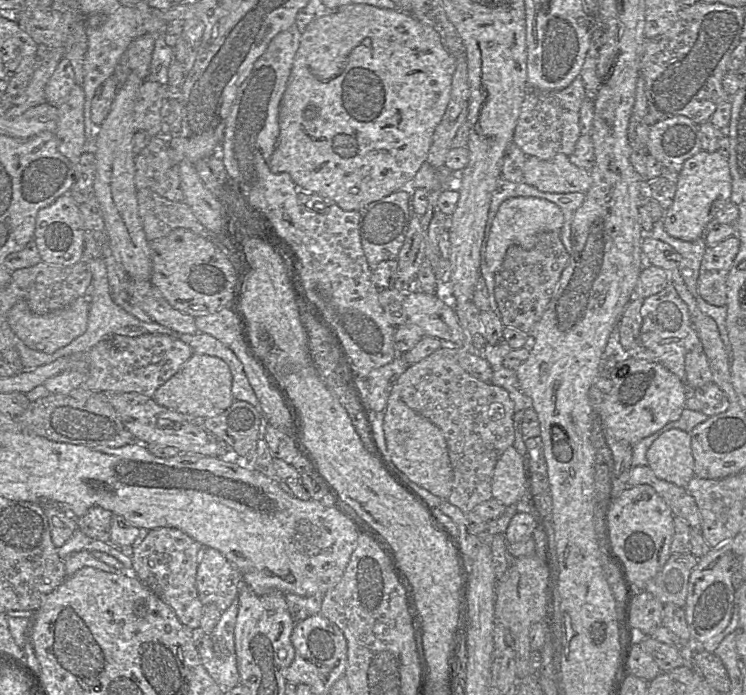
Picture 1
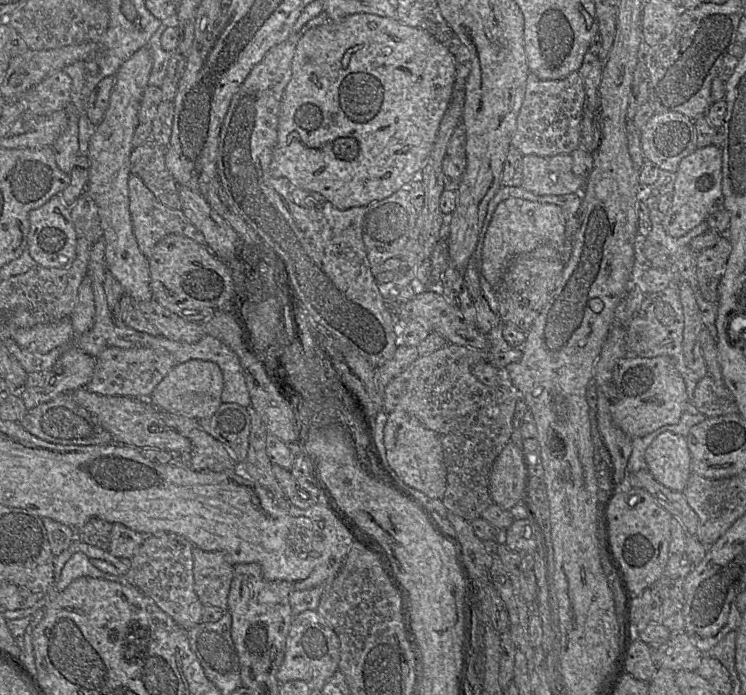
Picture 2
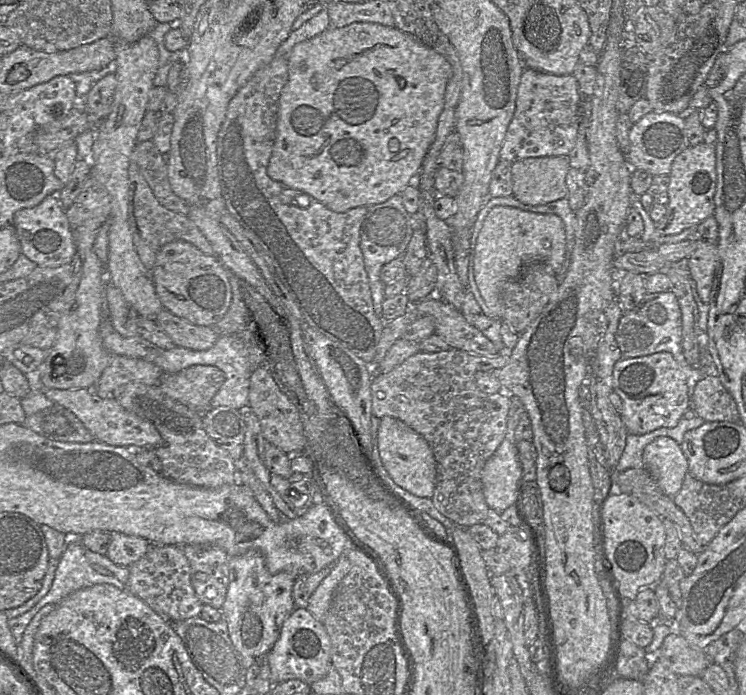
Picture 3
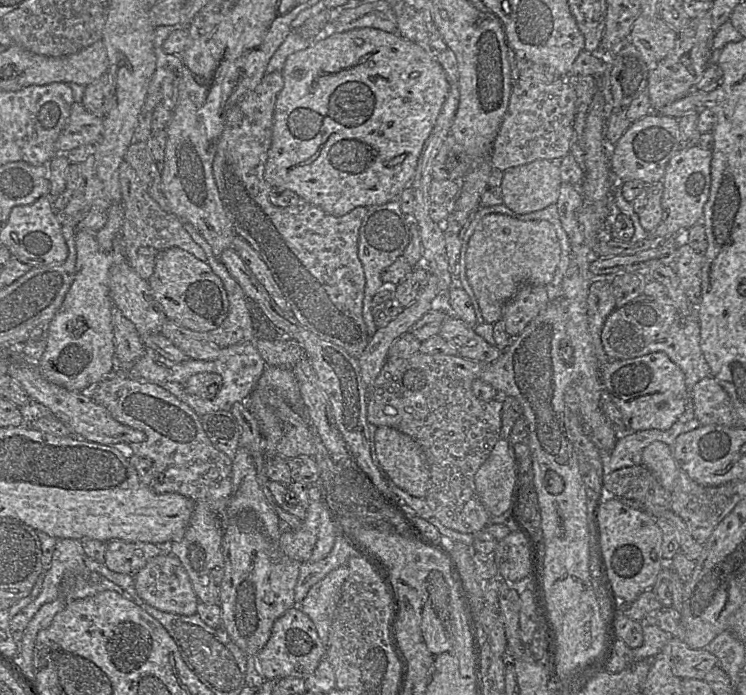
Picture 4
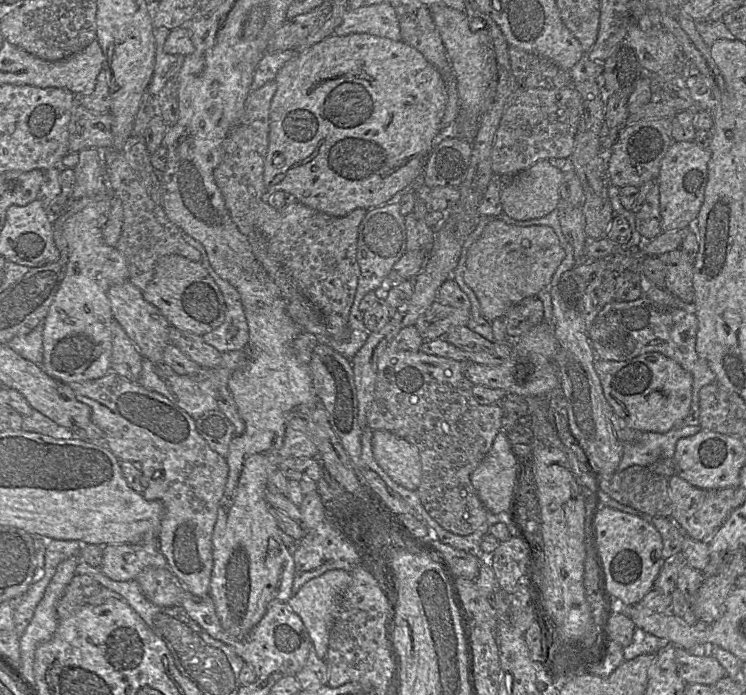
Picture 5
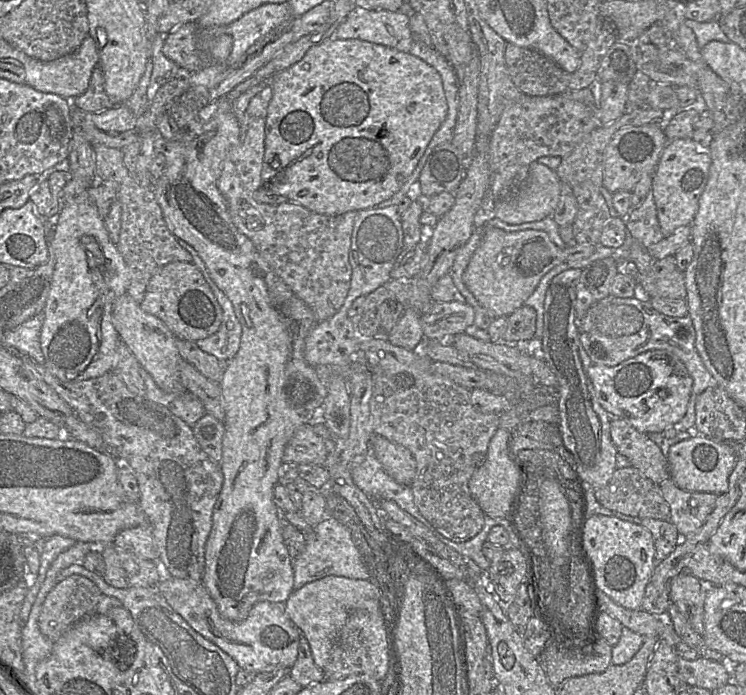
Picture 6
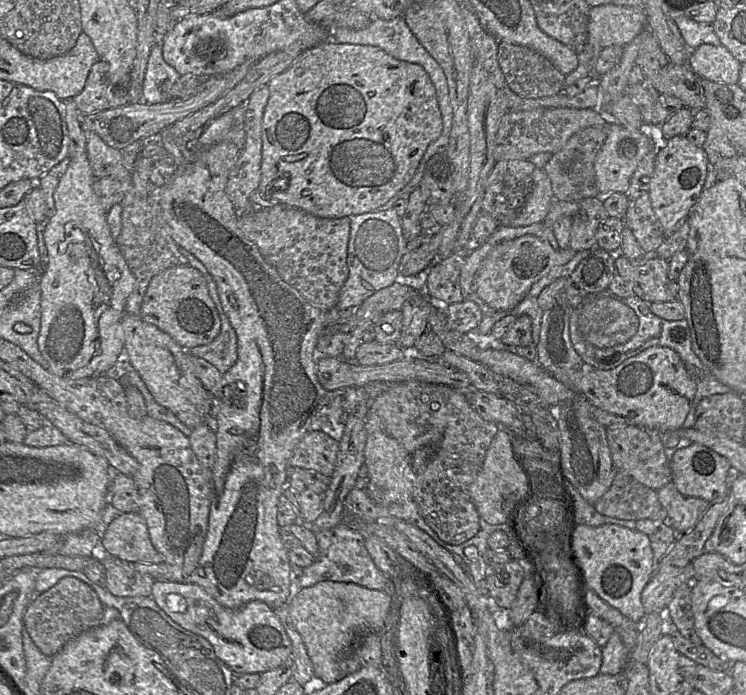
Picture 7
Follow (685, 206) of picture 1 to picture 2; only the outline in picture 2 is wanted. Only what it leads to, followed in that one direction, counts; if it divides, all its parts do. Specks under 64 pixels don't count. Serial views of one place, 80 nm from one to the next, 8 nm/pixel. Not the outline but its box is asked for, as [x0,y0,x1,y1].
[662,145,723,237]

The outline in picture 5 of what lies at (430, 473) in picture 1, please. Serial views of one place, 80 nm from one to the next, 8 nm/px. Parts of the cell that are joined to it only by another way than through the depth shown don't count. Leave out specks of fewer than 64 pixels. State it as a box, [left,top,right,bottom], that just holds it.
[373,430,422,491]

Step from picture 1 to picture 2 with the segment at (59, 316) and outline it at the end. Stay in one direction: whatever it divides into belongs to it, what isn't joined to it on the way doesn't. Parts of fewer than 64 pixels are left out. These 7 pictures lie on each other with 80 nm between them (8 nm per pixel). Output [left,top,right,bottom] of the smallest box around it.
[12,317,75,354]

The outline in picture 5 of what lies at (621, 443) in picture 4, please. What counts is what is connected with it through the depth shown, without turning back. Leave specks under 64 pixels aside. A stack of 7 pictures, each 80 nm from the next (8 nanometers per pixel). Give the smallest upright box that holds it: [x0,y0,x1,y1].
[616,426,700,471]

